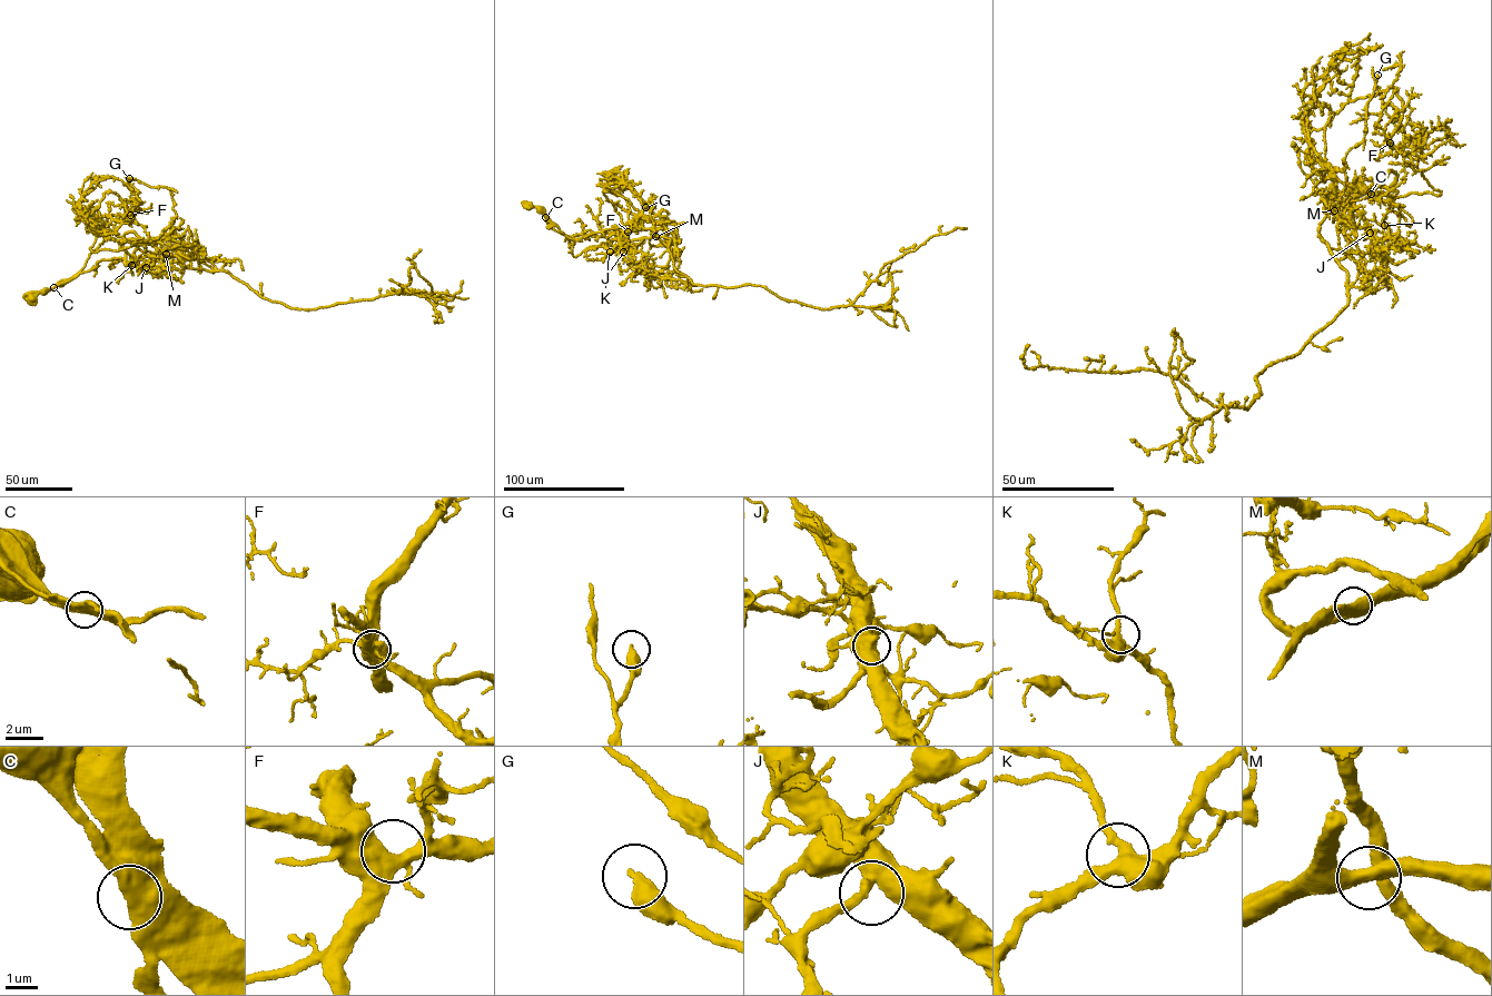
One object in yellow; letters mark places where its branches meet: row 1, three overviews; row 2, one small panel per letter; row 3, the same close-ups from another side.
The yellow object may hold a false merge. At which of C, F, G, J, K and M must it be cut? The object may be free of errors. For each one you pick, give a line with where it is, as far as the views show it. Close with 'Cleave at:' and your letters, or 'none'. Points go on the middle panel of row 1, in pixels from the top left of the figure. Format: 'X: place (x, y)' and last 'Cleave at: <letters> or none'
C: place (545, 217)
Cleave at: C

